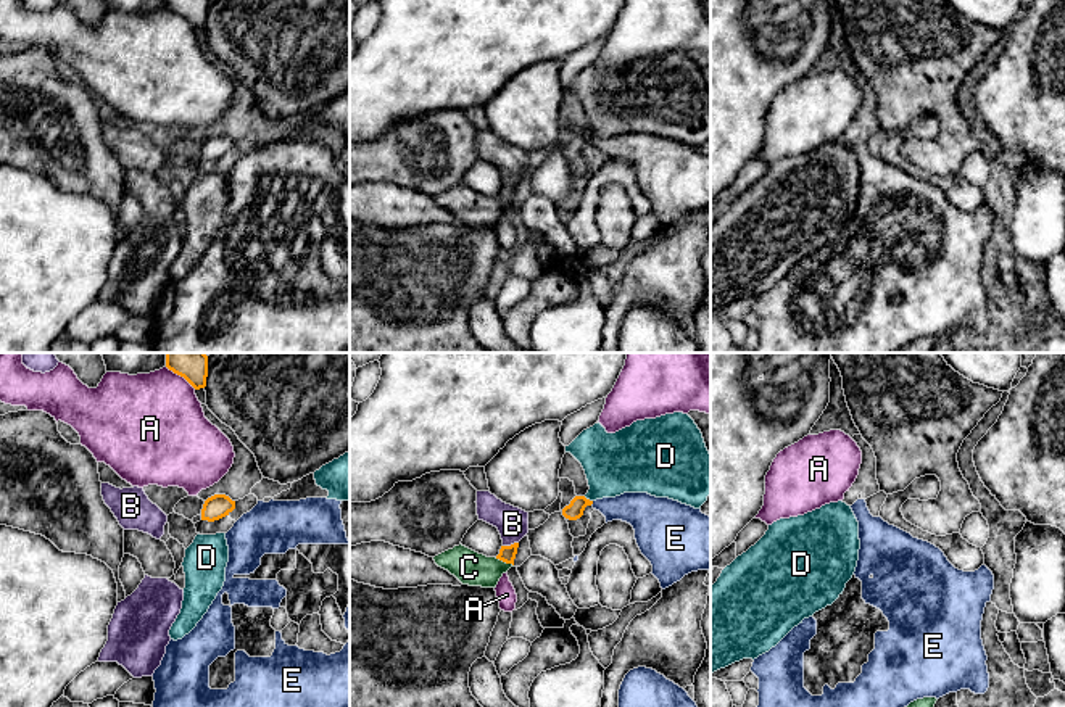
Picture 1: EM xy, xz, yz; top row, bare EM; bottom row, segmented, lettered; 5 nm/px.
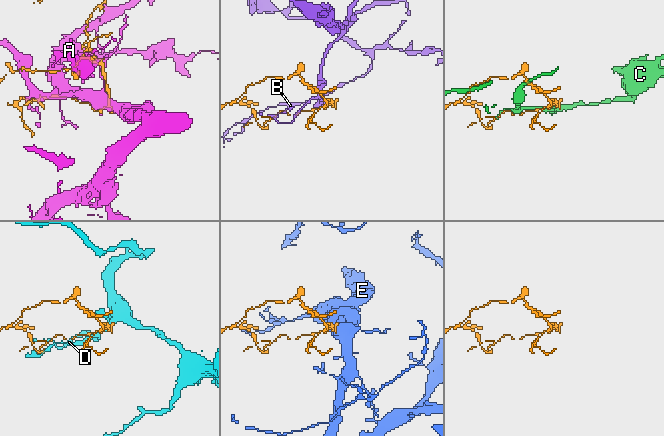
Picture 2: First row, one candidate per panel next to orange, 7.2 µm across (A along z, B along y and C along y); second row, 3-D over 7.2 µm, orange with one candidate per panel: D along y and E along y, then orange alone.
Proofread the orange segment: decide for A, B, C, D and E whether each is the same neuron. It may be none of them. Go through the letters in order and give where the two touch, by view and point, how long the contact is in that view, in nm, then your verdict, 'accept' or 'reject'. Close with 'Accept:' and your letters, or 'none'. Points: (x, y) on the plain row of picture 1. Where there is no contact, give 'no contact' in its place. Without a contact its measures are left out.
A: meets orange in xy at (181, 15); contact 190 nm long; reject
B: meets orange in xz at (511, 184); contact 80 nm long; reject
C: meets orange in xz at (505, 200); contact 100 nm long; reject
D: meets orange in xz at (588, 139); contact 50 nm long; reject
E: meets orange in xz at (592, 142); contact 30 nm long; accept
Accept: E

